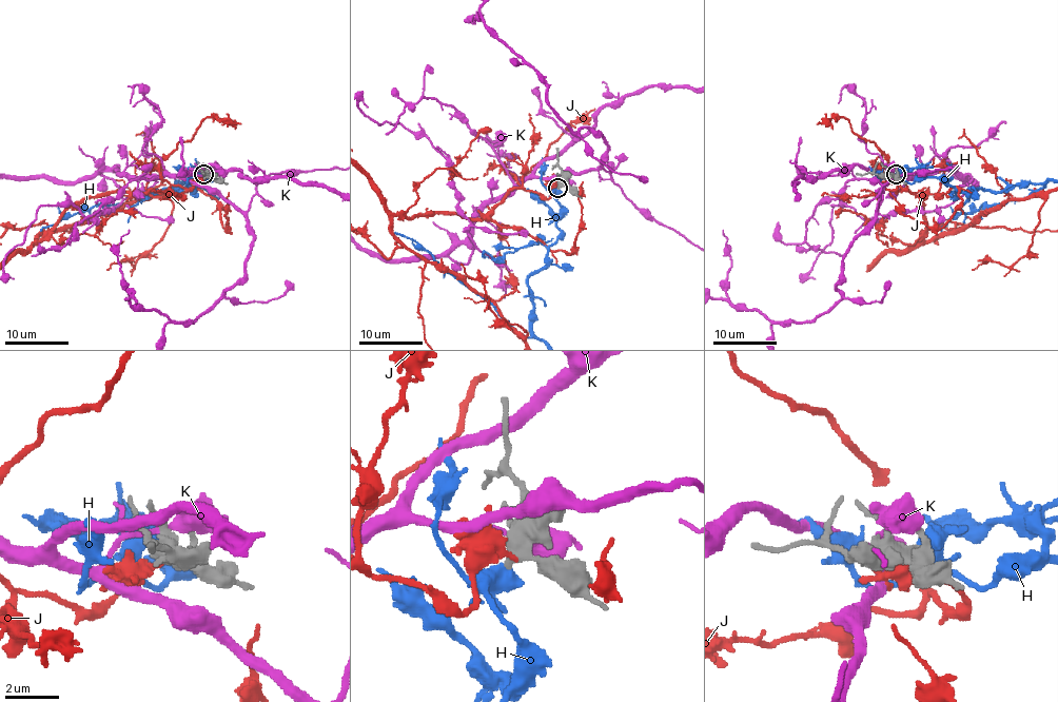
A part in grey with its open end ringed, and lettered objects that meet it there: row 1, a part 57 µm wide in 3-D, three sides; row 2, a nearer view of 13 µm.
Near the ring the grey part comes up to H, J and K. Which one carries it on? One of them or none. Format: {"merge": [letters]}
{"merge": []}

